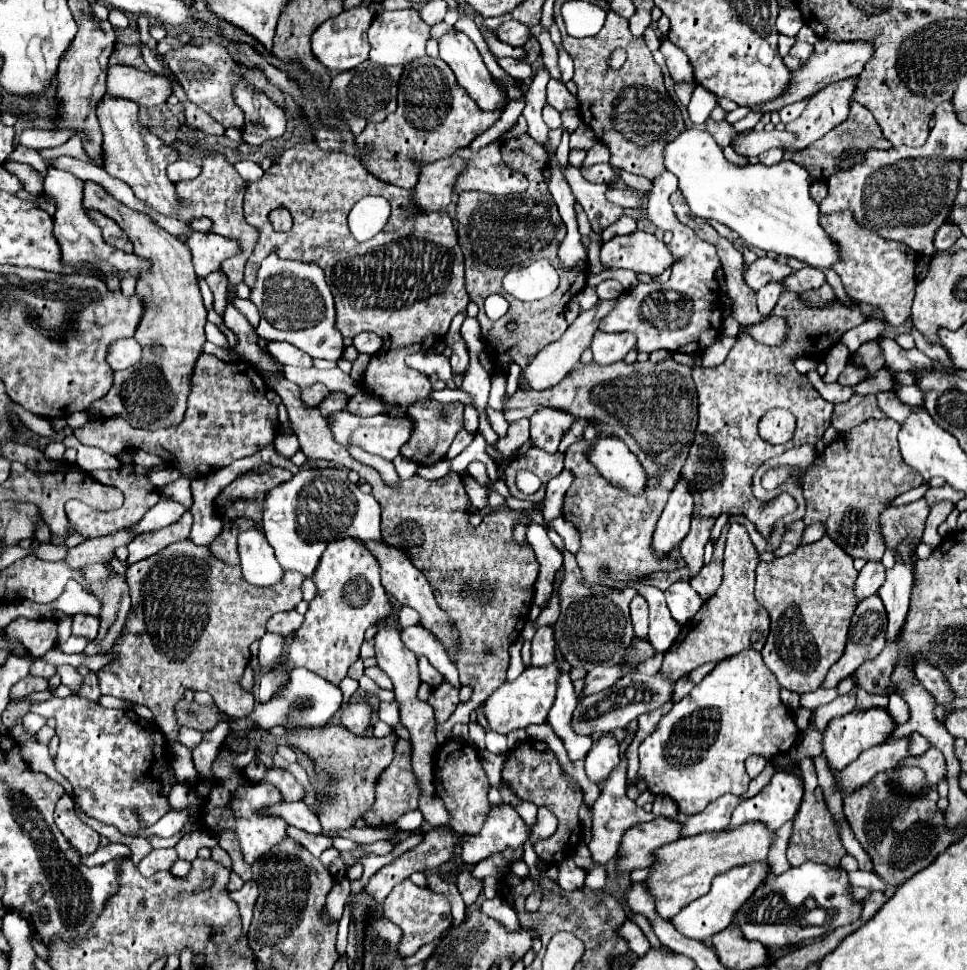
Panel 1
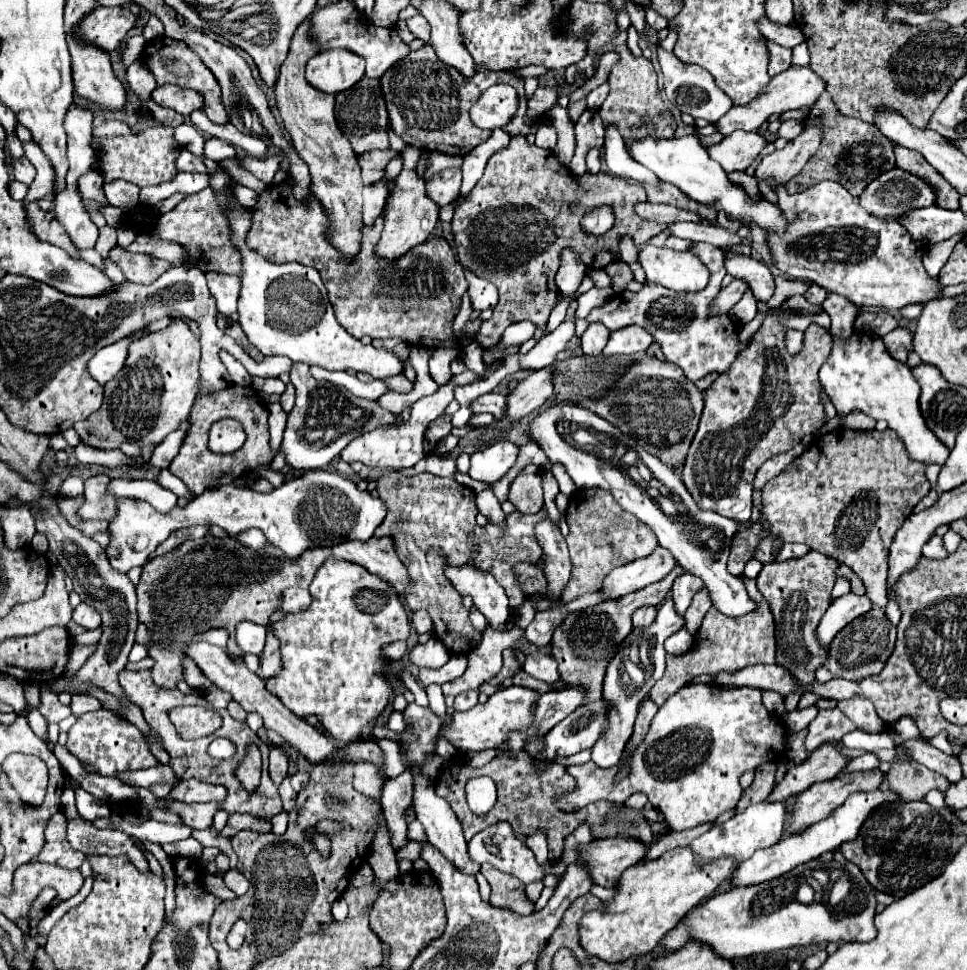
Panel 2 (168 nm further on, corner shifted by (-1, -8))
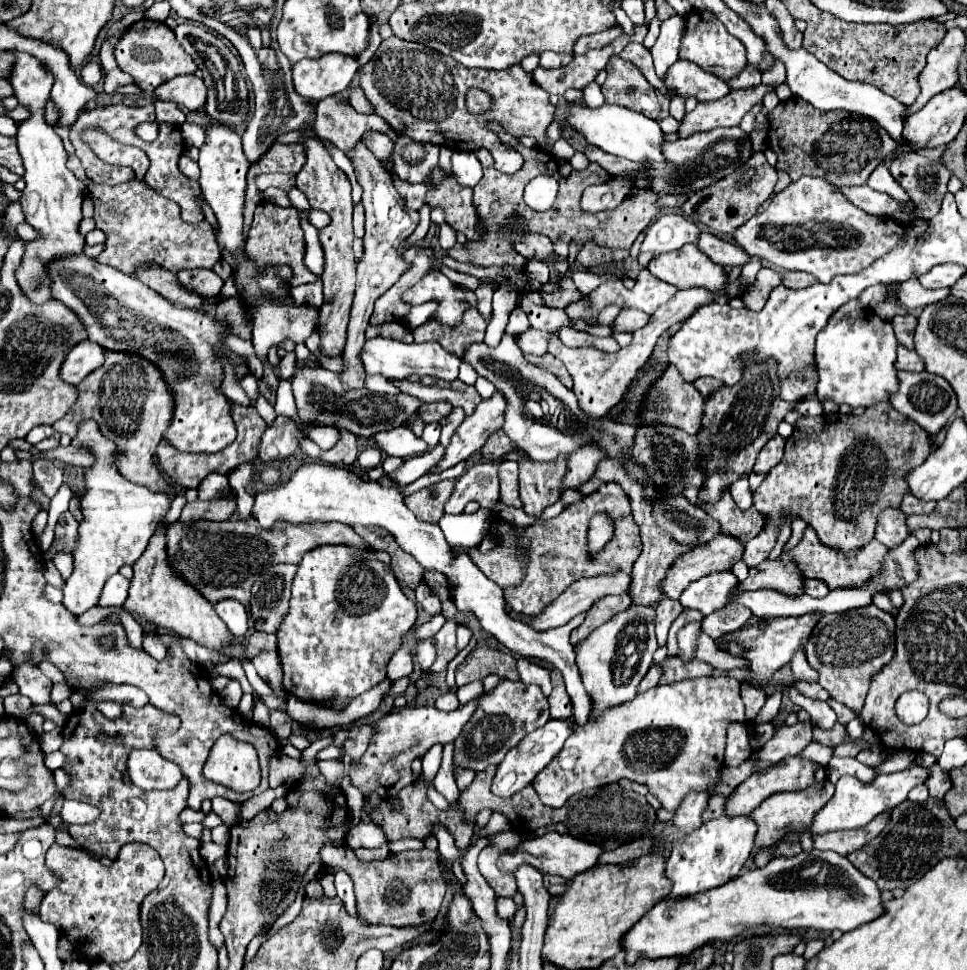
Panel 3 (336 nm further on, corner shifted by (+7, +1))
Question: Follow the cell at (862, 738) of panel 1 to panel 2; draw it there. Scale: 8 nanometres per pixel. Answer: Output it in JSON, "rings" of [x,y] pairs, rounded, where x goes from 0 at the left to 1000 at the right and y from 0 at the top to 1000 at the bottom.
{"rings":[[[867,764],[852,766],[852,770],[840,774],[829,789],[817,789],[813,801],[802,809],[794,826],[813,826],[817,820],[829,818],[842,807],[862,803],[875,793],[877,785],[879,782],[871,780],[871,776],[867,774]]]}

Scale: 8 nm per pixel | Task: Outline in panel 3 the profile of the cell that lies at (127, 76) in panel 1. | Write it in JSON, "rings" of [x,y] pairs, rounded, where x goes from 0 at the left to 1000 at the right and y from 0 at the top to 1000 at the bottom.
{"rings":[[[188,76],[163,89],[159,93],[159,101],[182,105],[194,113],[205,113],[213,107],[213,89],[203,76]]]}

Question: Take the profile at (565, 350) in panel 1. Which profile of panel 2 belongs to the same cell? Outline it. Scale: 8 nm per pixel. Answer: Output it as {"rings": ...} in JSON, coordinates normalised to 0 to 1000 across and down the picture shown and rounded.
{"rings":[[[563,378],[556,382],[550,382],[542,393],[536,395],[536,399],[525,407],[525,422],[523,422],[523,430],[513,434],[513,444],[505,444],[501,448],[501,457],[505,457],[509,451],[515,451],[521,442],[525,442],[525,438],[529,434],[536,434],[540,430],[544,430],[546,426],[554,424],[556,420],[560,420],[571,407],[573,407],[573,380]]]}

